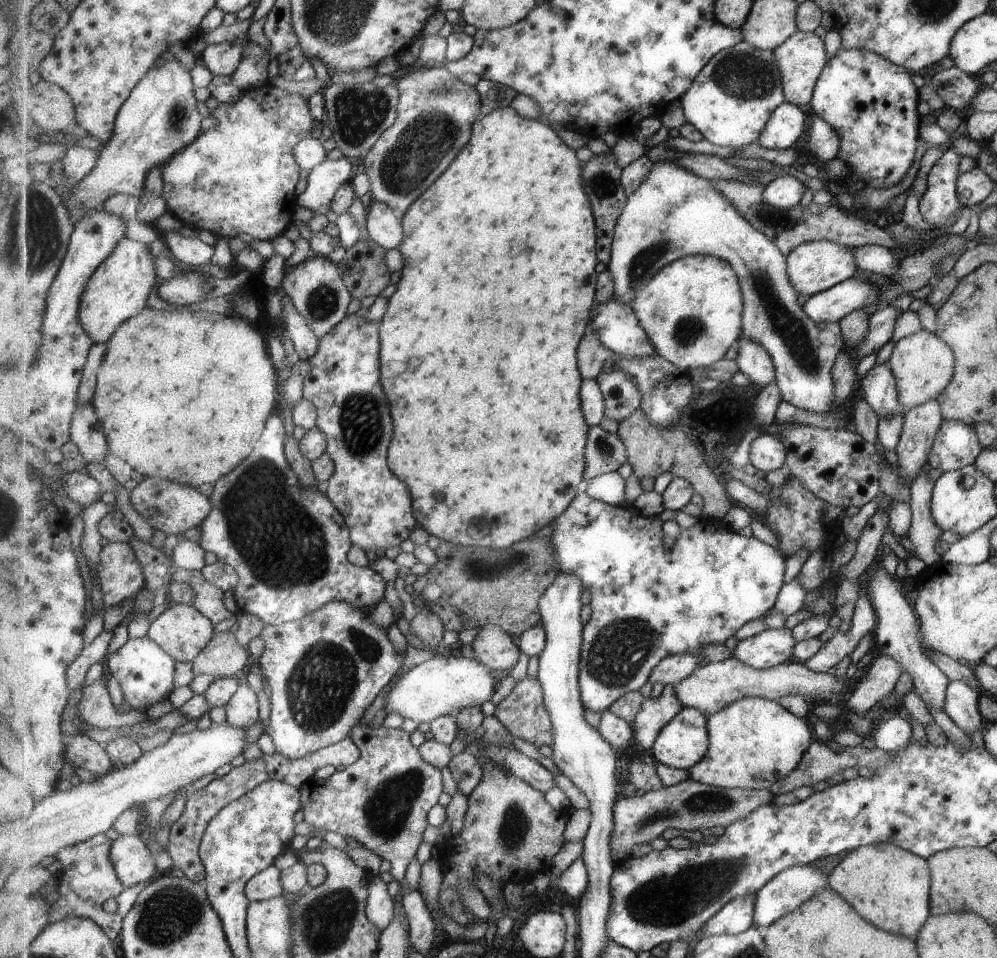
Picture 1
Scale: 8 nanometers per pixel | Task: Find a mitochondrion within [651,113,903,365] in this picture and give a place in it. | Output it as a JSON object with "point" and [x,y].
{"point":[779,221]}

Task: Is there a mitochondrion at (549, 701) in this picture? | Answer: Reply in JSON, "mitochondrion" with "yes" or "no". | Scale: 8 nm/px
{"mitochondrion":"no"}

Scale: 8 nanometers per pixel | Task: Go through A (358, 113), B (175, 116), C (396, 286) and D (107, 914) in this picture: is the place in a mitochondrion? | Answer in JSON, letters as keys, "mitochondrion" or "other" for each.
{"A":"mitochondrion","B":"mitochondrion","C":"other","D":"other"}

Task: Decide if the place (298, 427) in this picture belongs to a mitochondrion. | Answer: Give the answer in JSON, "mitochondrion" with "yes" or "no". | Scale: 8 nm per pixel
{"mitochondrion":"no"}

